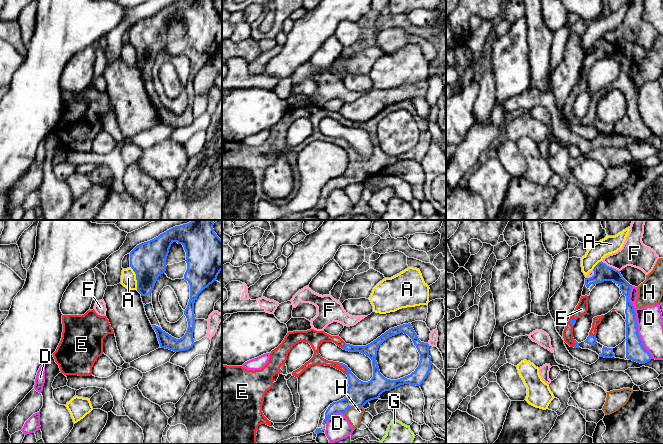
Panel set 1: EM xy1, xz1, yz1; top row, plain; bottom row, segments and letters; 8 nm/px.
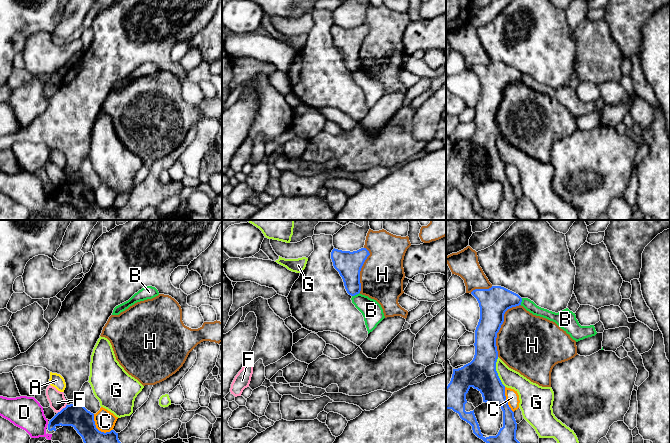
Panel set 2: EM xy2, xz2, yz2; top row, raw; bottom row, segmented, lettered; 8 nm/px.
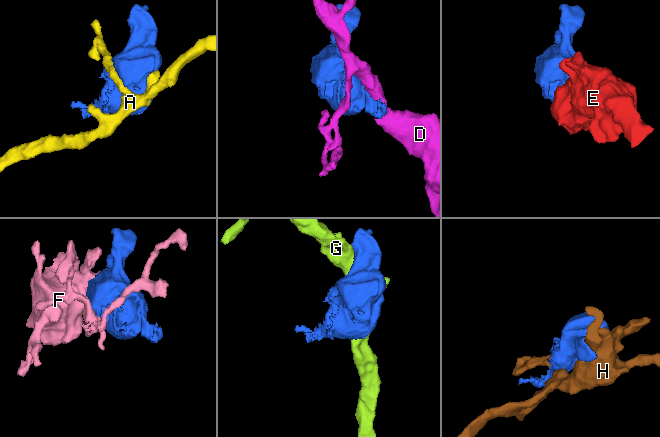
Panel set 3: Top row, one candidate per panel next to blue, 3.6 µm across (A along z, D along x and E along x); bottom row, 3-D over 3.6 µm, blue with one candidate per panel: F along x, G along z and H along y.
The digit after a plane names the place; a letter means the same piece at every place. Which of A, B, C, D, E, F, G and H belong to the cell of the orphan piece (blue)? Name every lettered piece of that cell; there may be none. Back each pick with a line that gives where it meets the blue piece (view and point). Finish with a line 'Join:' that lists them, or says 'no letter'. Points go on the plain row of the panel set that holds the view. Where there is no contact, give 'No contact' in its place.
E: Touches blue at xz1 (344, 142)
Join: E

